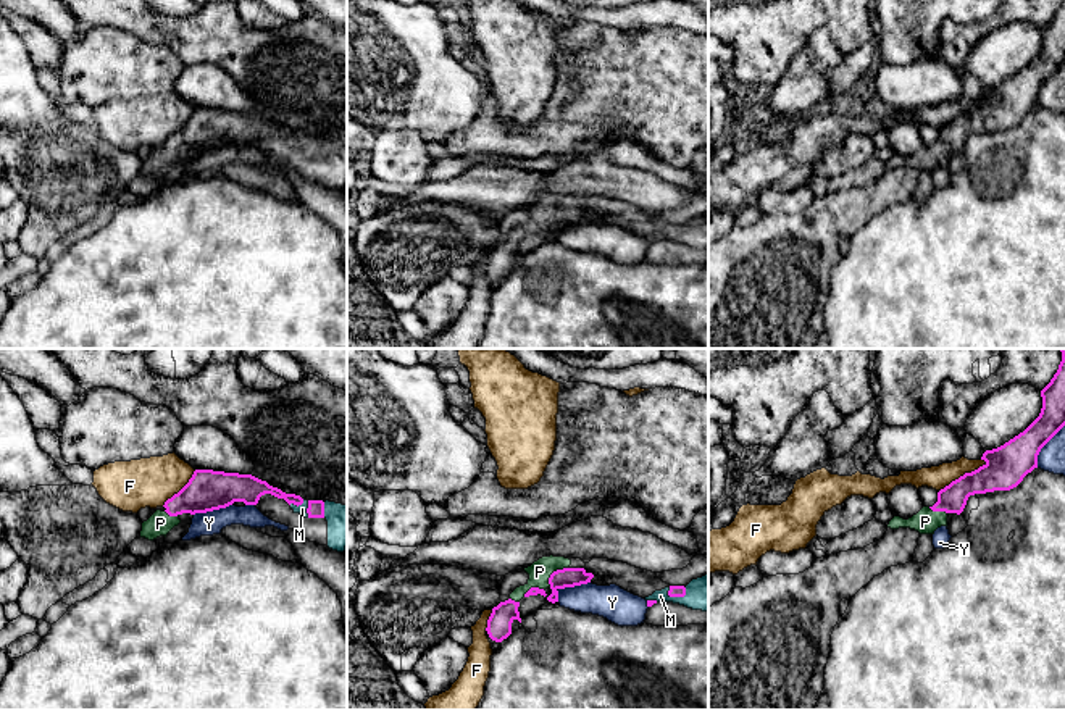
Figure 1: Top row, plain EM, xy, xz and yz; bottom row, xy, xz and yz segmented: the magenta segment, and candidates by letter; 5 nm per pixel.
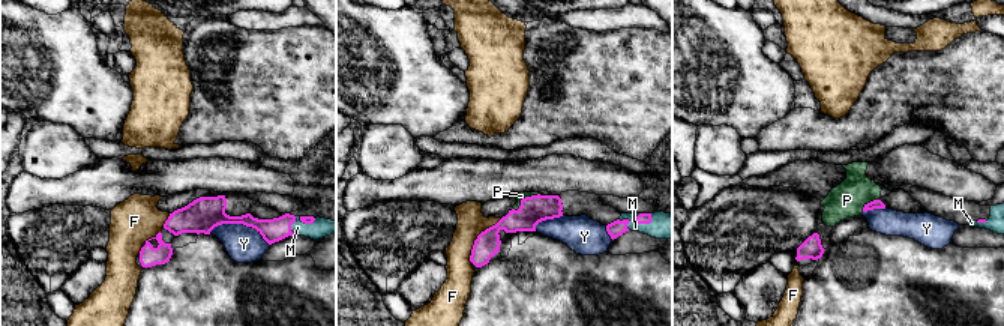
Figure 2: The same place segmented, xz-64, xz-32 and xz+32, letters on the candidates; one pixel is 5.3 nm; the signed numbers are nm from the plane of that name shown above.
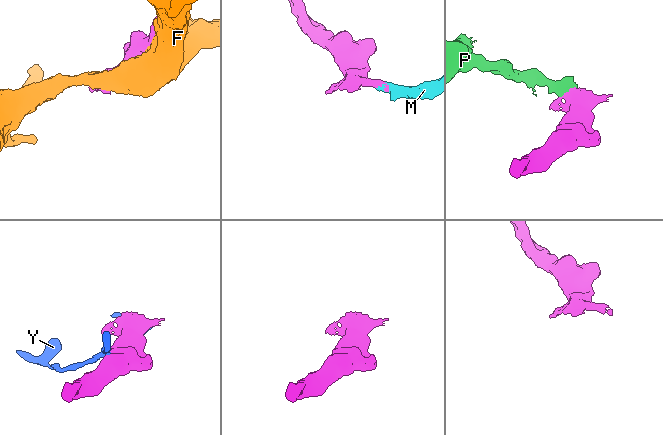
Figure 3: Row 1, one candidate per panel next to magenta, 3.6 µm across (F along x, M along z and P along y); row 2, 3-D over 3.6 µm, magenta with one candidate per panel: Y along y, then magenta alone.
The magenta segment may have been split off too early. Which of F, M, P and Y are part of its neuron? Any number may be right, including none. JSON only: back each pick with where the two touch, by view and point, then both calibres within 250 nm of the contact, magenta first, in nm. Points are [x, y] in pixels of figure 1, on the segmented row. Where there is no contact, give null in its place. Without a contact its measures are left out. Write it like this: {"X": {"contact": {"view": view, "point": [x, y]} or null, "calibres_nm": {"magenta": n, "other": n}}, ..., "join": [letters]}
{"M": {"contact": {"view": "xz", "point": [678, 596]}, "calibres_nm": {"magenta": 60, "other": 170}}, "P": {"contact": {"view": "xz", "point": [552, 573]}, "calibres_nm": {"magenta": 100, "other": 110}}, "join": ["M", "P"]}

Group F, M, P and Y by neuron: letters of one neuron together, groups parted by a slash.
F / M P / Y

